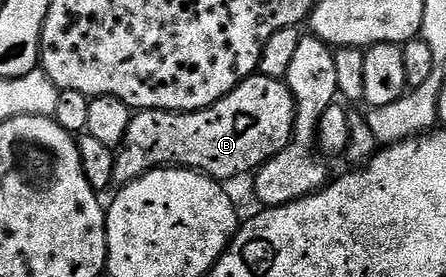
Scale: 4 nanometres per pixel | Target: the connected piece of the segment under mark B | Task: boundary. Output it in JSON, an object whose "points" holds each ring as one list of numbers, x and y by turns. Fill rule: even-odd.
{"points":[[252,75,245,78,232,93,225,95,208,109,198,109,196,113,170,113,160,109,136,112,129,123,129,131,115,154,114,184,122,187,149,171,168,167,193,169,227,183,230,177,239,177,242,173,254,174,291,142,294,131,295,100,286,84,272,77]]}

